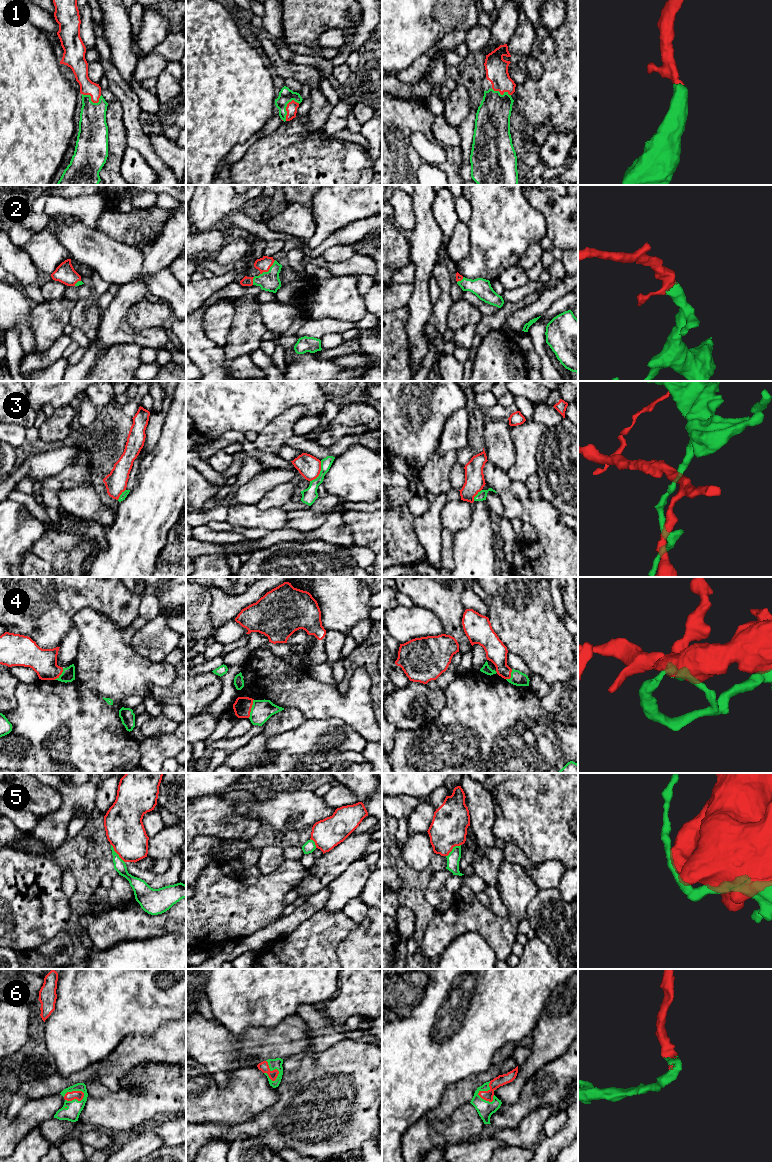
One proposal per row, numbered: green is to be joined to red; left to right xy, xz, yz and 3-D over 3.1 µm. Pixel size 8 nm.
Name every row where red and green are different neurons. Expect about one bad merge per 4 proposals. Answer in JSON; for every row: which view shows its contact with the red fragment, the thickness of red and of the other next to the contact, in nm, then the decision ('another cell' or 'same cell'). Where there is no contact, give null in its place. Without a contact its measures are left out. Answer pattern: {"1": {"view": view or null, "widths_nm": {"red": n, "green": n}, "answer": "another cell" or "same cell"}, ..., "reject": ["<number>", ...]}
{"1": {"view": "xz", "widths_nm": {"red": 90, "green": 120}, "answer": "same cell"}, "2": {"view": "xz", "widths_nm": {"red": 110, "green": 160}, "answer": "same cell"}, "3": {"view": "xz", "widths_nm": {"red": 180, "green": 120}, "answer": "another cell"}, "4": {"view": "xz", "widths_nm": {"red": 140, "green": 170}, "answer": "same cell"}, "5": {"view": "xy", "widths_nm": {"red": 300, "green": 100}, "answer": "same cell"}, "6": {"view": "xy", "widths_nm": {"red": 80, "green": 120}, "answer": "same cell"}, "reject": ["3"]}

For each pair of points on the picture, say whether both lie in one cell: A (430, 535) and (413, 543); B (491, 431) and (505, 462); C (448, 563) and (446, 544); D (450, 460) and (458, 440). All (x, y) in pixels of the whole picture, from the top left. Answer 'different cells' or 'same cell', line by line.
A: different cells
B: same cell
C: same cell
D: different cells

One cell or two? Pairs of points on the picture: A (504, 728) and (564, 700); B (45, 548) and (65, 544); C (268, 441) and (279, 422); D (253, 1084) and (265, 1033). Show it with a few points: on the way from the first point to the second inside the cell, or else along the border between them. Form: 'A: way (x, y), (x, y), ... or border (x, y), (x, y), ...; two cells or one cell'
A: border (540, 699), (540, 703), (564, 724); two cells
B: way (50, 544), (60, 544); one cell
C: way (273, 436), (279, 427); one cell
D: border (250, 1061), (236, 1061), (233, 1064), (230, 1075); two cells

